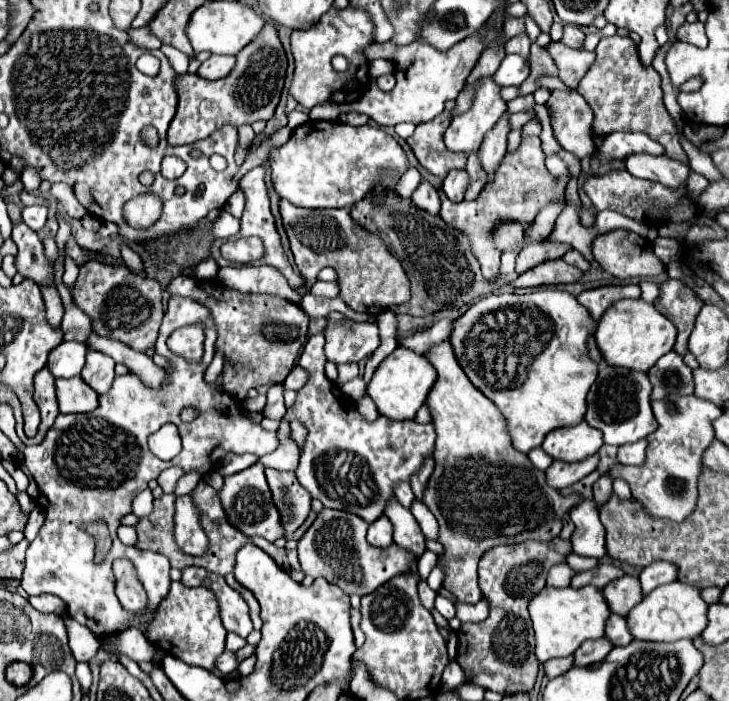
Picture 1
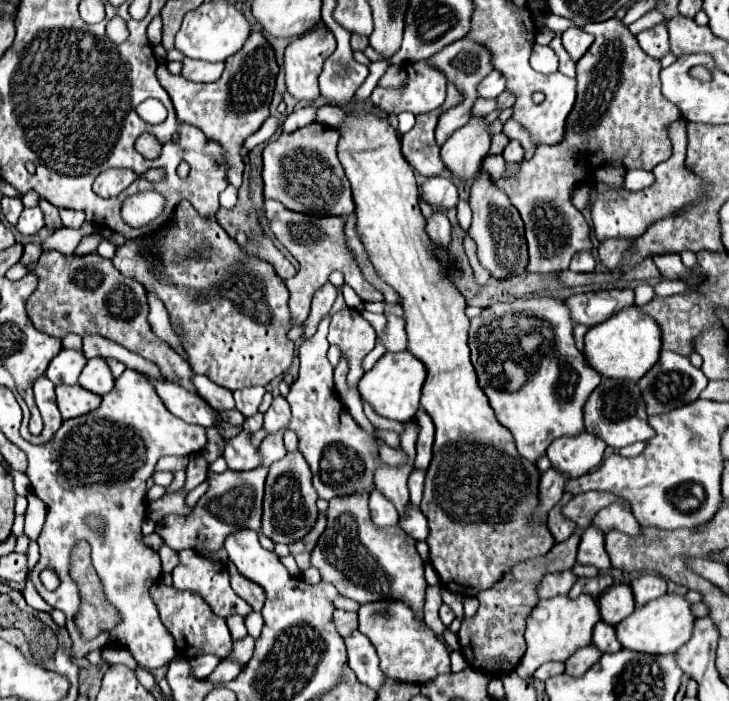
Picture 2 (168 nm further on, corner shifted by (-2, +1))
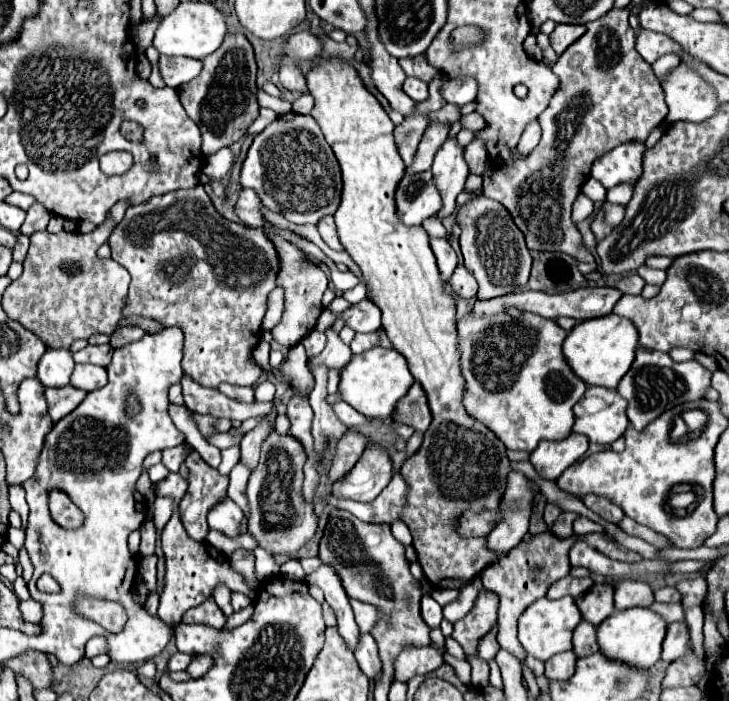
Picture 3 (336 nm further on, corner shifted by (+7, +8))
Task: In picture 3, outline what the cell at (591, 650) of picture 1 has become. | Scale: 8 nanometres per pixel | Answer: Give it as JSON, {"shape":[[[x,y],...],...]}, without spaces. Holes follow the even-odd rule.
{"shape":[[[562,652],[552,656],[546,662],[546,672],[544,676],[548,680],[568,680],[574,674],[574,666],[576,666],[576,656],[574,652]]]}

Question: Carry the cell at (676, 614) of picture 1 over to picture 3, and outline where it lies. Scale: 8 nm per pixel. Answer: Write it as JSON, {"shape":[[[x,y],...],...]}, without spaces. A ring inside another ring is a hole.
{"shape":[[[628,608],[622,612],[610,614],[598,628],[596,628],[596,640],[600,646],[600,652],[608,660],[616,660],[622,664],[628,664],[630,668],[648,670],[660,660],[660,646],[666,636],[668,624],[662,620],[660,614],[652,612],[650,608]]]}

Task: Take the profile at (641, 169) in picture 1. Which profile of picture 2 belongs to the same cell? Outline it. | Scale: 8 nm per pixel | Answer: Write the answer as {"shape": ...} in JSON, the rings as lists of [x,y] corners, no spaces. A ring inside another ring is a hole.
{"shape":[[[627,169],[625,173],[625,183],[623,187],[629,191],[637,191],[637,189],[645,189],[653,183],[653,173],[645,171],[645,169]]]}

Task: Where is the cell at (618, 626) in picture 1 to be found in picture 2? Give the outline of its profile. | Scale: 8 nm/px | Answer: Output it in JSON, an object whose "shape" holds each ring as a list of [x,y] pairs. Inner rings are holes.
{"shape":[[[599,621],[595,625],[595,631],[593,631],[593,643],[599,647],[601,653],[617,653],[623,645],[617,641],[617,633],[615,633],[615,627],[605,623],[605,621]]]}

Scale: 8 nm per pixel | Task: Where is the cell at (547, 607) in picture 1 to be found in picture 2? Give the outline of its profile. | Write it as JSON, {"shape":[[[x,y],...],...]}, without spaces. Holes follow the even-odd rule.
{"shape":[[[581,593],[577,599],[571,599],[569,595],[557,595],[551,599],[541,599],[531,615],[527,617],[527,631],[525,631],[525,641],[527,641],[527,653],[521,659],[517,667],[517,675],[525,681],[533,677],[533,673],[547,661],[567,661],[575,649],[585,647],[591,643],[593,637],[593,627],[601,619],[599,615],[599,605],[593,595]]]}

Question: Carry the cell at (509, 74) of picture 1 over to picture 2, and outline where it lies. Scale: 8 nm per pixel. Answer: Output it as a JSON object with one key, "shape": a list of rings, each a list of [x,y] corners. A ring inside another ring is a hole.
{"shape":[[[491,71],[487,75],[487,79],[481,81],[479,97],[499,97],[505,91],[505,83],[507,83],[507,79],[501,71]]]}

